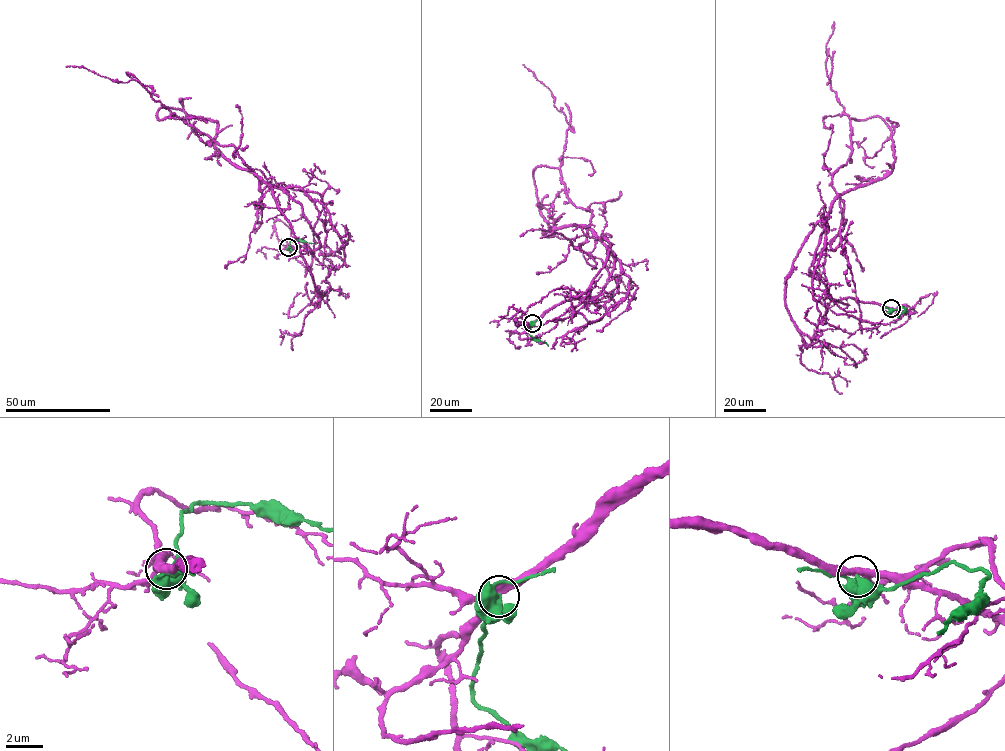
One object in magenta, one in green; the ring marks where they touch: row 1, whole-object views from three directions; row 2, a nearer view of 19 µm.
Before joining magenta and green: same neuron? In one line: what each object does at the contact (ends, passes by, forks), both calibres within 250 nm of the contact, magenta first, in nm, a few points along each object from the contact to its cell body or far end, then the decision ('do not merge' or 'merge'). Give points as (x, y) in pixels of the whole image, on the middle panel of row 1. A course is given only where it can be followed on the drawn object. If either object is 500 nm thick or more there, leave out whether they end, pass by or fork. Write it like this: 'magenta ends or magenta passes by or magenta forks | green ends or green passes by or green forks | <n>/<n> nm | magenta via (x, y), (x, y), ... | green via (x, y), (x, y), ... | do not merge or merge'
380/600 nm | magenta via (532, 322), (599, 294), (616, 260), (588, 228), (590, 210), (567, 198), (560, 168), (572, 128), (522, 64) | green via (532, 322), (529, 334), (548, 346) | do not merge

